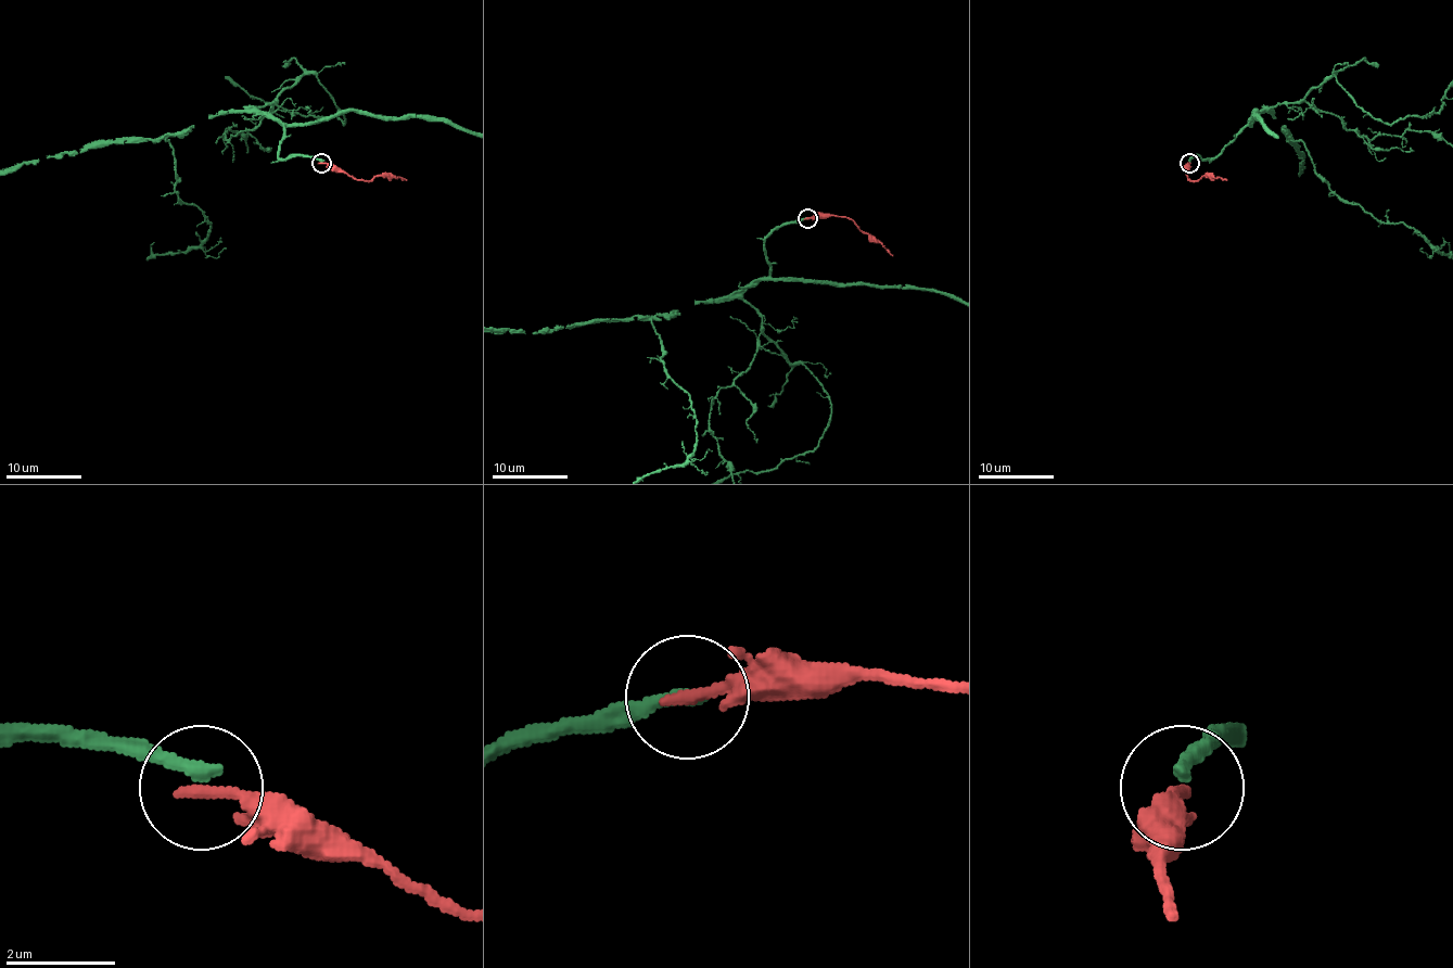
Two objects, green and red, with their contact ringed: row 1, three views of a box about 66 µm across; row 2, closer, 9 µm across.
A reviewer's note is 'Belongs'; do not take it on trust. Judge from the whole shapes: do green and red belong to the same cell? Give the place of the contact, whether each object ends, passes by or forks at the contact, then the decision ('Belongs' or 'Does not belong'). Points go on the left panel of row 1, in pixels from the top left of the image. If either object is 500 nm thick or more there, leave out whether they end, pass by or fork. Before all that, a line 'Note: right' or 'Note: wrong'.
Note: wrong
Place: (321, 163). At the ring green ends. At the ring red ends. Does not belong

